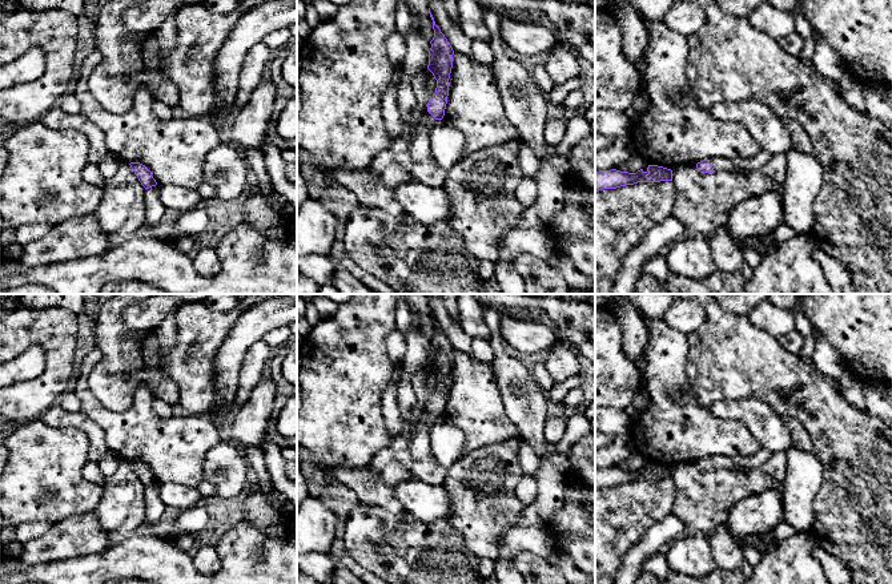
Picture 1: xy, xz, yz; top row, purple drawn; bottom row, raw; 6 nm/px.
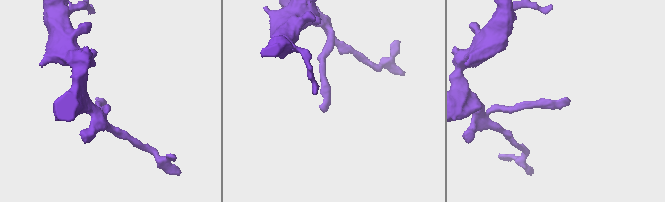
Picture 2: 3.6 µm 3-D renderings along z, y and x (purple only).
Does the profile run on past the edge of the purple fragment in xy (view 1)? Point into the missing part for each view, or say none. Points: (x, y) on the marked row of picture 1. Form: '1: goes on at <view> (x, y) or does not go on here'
1: does not go on here

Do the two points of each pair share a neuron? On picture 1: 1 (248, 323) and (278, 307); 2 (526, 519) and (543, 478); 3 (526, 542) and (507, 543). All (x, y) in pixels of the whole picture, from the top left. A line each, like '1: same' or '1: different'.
1: same
2: same
3: same

